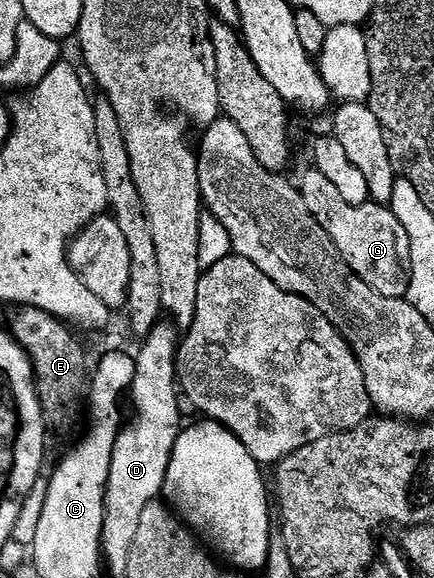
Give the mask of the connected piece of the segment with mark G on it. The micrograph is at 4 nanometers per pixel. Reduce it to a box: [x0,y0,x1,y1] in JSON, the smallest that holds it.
[300,169,410,298]

